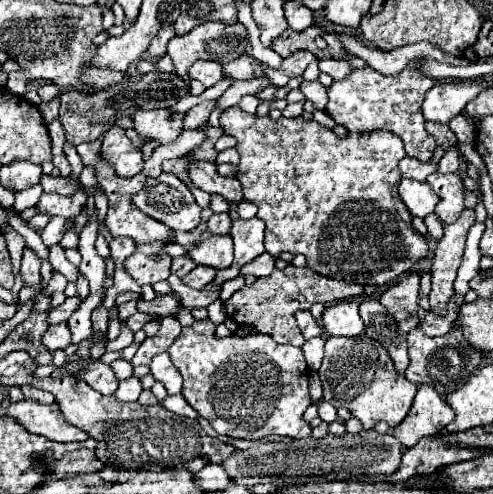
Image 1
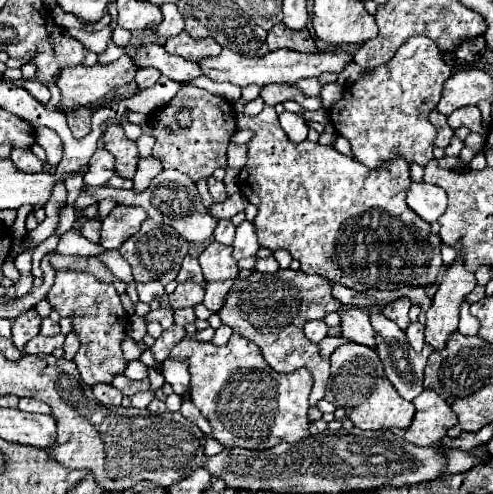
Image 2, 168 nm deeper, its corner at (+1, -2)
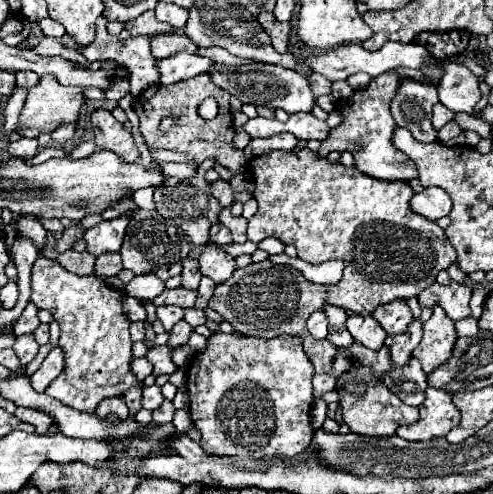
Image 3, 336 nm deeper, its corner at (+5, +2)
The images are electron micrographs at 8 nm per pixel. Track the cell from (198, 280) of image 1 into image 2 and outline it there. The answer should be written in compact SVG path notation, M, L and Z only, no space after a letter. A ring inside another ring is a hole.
M181 282L173 294L169 294L169 306L171 308L185 308L185 306L197 306L203 302L205 288L195 282Z

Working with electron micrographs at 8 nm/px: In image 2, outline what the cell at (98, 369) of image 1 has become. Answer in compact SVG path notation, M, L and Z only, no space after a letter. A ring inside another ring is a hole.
M97 384L95 398L105 406L121 406L121 400L123 400L121 392L111 384Z

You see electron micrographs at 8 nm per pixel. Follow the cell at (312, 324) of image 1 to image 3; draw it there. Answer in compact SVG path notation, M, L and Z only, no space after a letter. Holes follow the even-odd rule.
M313 312L309 318L307 318L307 330L311 336L315 338L325 338L327 336L327 318L323 312Z

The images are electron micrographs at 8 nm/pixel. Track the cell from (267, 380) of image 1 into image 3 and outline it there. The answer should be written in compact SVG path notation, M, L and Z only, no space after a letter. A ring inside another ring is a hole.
M213 334L207 342L207 348L199 354L193 356L189 370L187 370L187 392L189 392L189 414L191 420L195 424L195 428L201 432L201 446L205 452L209 454L233 454L233 456L247 456L247 458L267 458L267 456L293 456L297 452L301 452L303 448L307 448L307 444L311 442L313 436L313 428L309 422L309 410L313 404L313 378L315 370L313 364L309 362L309 358L305 356L303 348L301 348L301 340L293 338L293 336L279 336L273 340L263 340L263 338L251 338L251 336L237 336L237 334Z

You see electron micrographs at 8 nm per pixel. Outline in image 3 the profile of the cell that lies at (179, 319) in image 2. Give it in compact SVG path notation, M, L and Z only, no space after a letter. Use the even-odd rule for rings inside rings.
M187 308L187 310L185 310L183 320L195 328L195 326L199 326L199 324L205 324L205 322L207 322L207 316L205 316L205 312L203 312L203 310Z

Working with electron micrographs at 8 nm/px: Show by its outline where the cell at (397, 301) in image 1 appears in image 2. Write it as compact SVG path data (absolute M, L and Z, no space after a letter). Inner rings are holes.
M399 298L399 300L395 300L383 308L383 316L393 320L401 330L405 330L411 324L411 320L407 316L409 308L411 308L411 302L407 302L407 298Z

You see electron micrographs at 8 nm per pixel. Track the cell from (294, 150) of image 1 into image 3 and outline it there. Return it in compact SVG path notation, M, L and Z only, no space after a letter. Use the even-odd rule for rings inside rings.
M295 148L291 152L271 150L255 156L249 162L249 176L255 184L253 198L257 200L259 210L249 220L247 238L259 244L261 240L275 236L283 244L293 244L297 248L297 256L309 264L343 260L345 270L339 286L327 288L327 300L333 306L357 314L371 314L379 304L417 296L423 288L435 282L435 276L441 270L455 262L455 250L447 244L443 228L411 210L409 200L413 190L407 182L375 180L357 168L347 168L341 162L329 162L325 156L319 156L309 148Z

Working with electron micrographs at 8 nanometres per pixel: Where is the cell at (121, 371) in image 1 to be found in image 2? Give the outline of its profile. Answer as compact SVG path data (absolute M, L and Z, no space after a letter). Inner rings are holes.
M133 360L133 362L129 362L129 366L125 370L125 376L129 380L145 380L147 378L147 366L141 364L139 360Z

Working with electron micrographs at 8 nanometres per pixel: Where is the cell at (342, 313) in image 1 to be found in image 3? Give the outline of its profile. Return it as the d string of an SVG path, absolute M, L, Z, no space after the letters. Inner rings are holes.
M353 314L347 318L347 330L351 332L351 336L355 338L355 342L361 342L363 346L371 348L371 350L379 350L383 348L385 336L387 332L383 332L383 328L379 326L379 322L373 316L363 316L363 314Z

